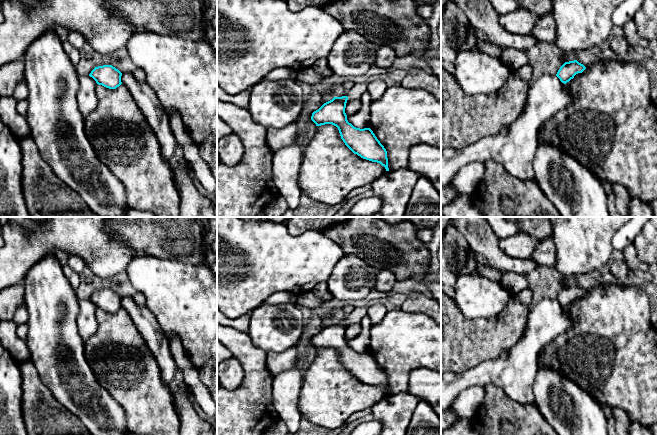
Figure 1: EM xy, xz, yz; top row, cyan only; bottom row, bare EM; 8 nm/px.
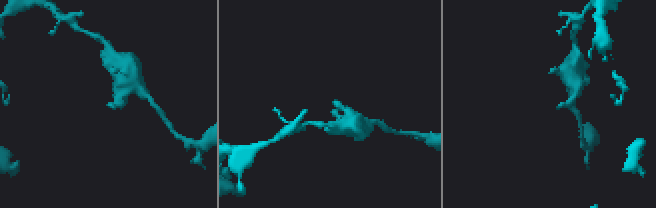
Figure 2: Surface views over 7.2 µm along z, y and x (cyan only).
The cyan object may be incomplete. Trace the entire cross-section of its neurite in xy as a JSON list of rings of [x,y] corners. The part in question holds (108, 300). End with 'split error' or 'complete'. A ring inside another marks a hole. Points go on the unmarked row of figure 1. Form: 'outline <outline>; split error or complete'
outline [[[112,289],[95,291],[89,300],[92,301],[98,309],[109,313],[116,313],[122,308],[122,297]]]; complete

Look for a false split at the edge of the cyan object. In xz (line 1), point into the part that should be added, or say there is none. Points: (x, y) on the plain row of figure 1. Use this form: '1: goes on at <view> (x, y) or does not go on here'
1: does not go on here

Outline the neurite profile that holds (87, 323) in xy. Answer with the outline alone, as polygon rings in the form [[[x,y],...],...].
[[[89,299],[78,300],[79,313],[77,316],[78,332],[83,341],[94,335],[98,328],[98,322],[95,316],[96,305]]]

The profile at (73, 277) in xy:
[[[68,265],[63,266],[63,272],[65,276],[67,277],[71,286],[76,290],[76,288],[78,287],[80,283],[80,275]]]

